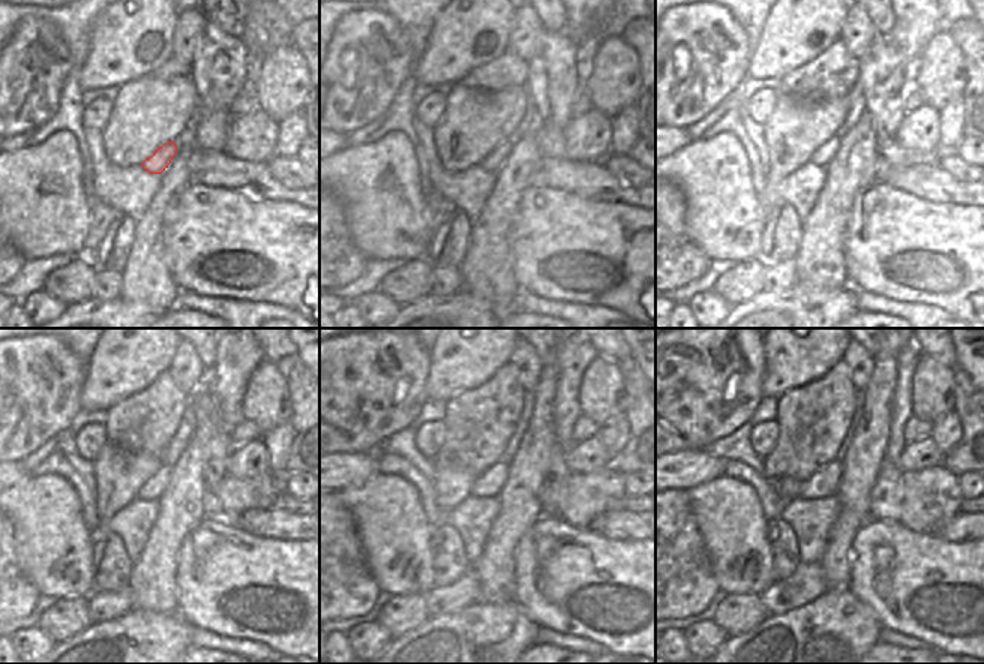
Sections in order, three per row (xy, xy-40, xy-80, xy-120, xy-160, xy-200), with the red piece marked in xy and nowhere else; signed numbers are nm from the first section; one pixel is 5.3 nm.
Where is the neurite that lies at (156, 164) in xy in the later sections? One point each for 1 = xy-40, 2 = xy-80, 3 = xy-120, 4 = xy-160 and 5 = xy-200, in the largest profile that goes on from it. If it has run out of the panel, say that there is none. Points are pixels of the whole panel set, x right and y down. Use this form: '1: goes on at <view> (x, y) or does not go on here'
1: goes on at xy-40 (495, 159)
2: goes on at xy-80 (822, 156)
3: goes on at xy-120 (152, 490)
4: goes on at xy-160 (488, 484)
5: goes on at xy-200 (824, 483)

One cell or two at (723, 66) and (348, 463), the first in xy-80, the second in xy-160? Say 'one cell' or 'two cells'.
two cells

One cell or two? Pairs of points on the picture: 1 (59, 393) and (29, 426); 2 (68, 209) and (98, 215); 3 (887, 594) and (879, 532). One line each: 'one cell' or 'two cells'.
1: one cell
2: two cells
3: one cell

